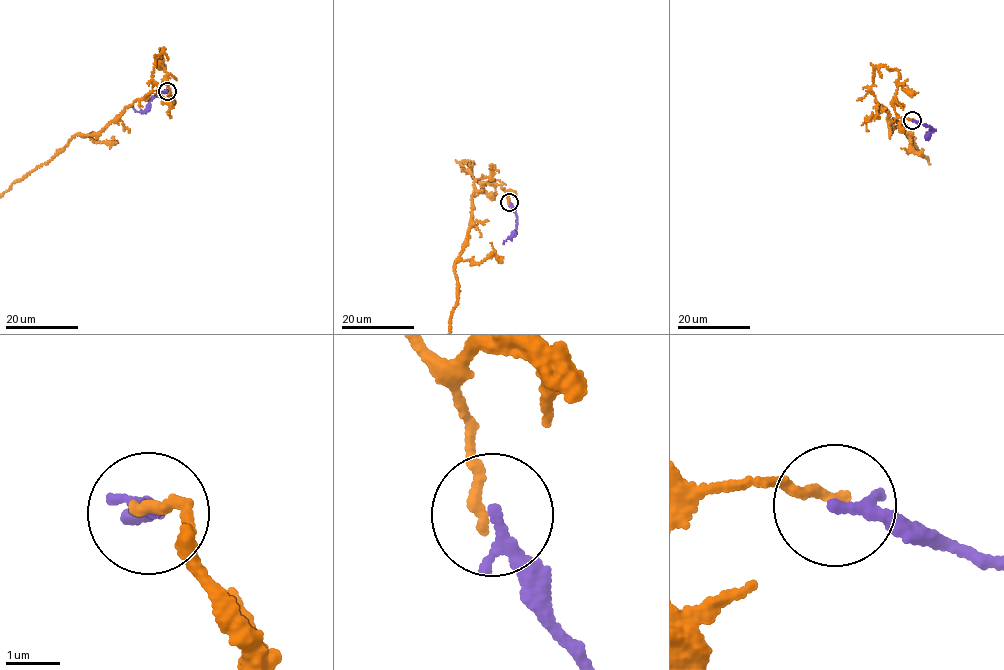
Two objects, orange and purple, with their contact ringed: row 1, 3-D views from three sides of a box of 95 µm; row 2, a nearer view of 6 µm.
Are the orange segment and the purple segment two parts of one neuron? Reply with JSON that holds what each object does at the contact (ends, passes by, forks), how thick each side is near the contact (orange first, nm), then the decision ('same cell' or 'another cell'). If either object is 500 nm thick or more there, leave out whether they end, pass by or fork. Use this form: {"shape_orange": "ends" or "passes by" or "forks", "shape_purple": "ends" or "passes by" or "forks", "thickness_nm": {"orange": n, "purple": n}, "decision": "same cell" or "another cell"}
{"shape_orange": "ends", "shape_purple": "ends", "thickness_nm": {"orange": 200, "purple": 240}, "decision": "another cell"}

